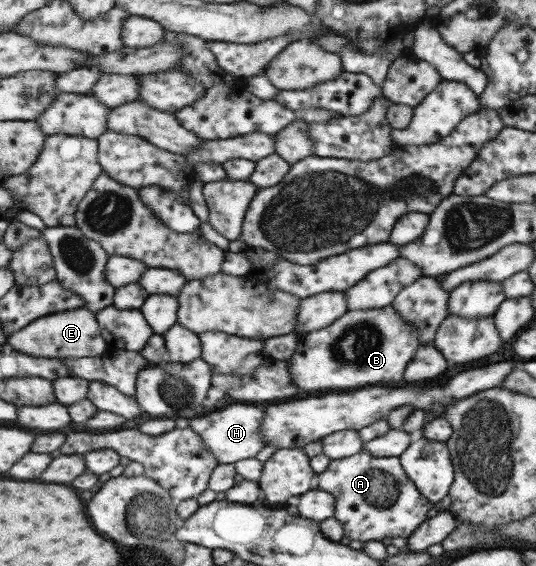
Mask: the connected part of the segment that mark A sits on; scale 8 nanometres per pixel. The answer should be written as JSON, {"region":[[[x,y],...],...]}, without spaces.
{"region":[[[360,451],[354,456],[331,460],[325,471],[317,475],[318,489],[330,493],[336,499],[334,517],[341,523],[343,533],[349,540],[381,541],[384,537],[407,538],[418,525],[427,519],[426,511],[432,507],[414,487],[399,465],[398,457],[372,457],[368,451]]]}

